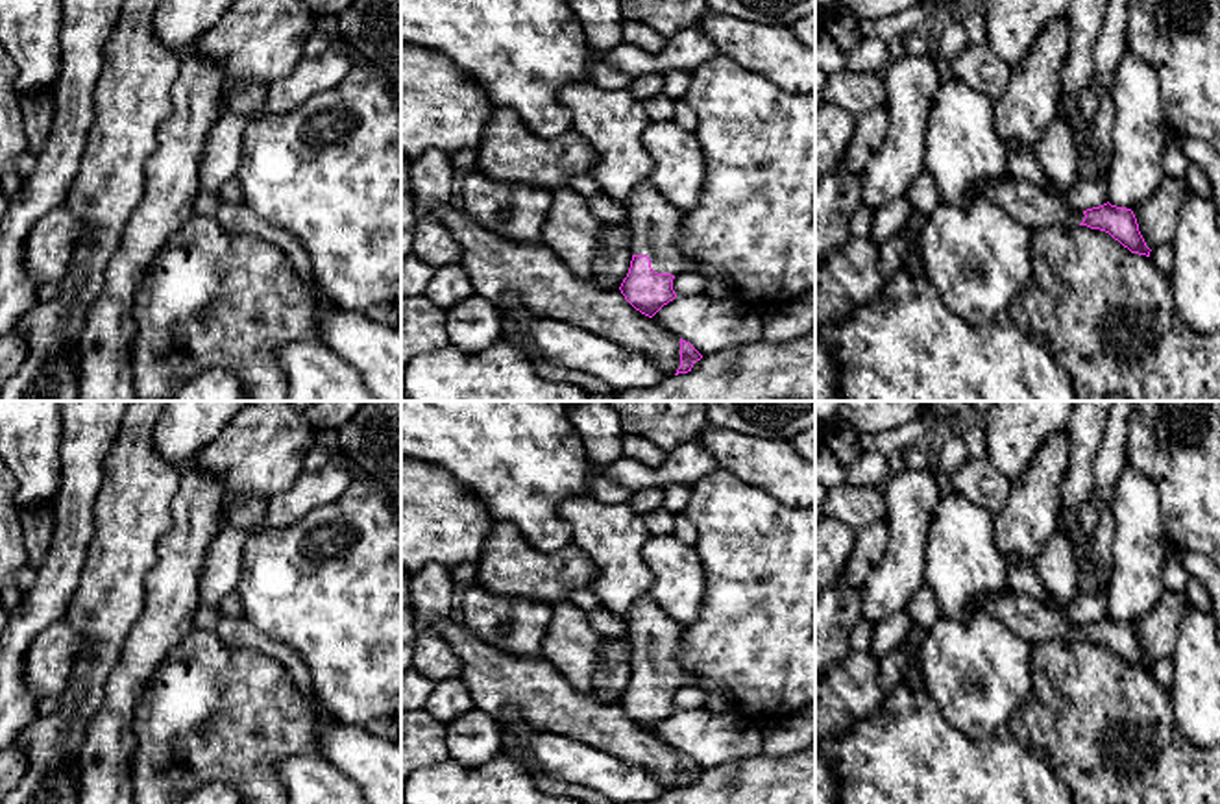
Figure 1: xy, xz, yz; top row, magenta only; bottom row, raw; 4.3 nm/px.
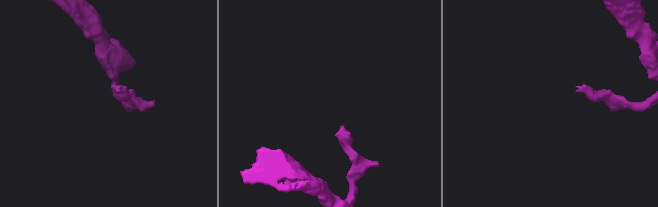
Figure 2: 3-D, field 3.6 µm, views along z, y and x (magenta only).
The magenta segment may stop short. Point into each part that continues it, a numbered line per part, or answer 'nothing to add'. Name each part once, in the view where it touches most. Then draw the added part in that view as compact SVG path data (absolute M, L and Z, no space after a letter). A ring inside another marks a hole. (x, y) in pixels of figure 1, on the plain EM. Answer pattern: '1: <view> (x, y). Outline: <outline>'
1: xz (655, 638). Outline: M641 595L623 615L632 649L632 669L647 669L658 688L701 686L701 676L677 656L684 627L671 619L651 595Z

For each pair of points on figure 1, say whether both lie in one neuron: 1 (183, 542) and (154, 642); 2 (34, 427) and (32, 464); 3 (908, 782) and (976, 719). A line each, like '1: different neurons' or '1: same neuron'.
1: same neuron
2: same neuron
3: different neurons

